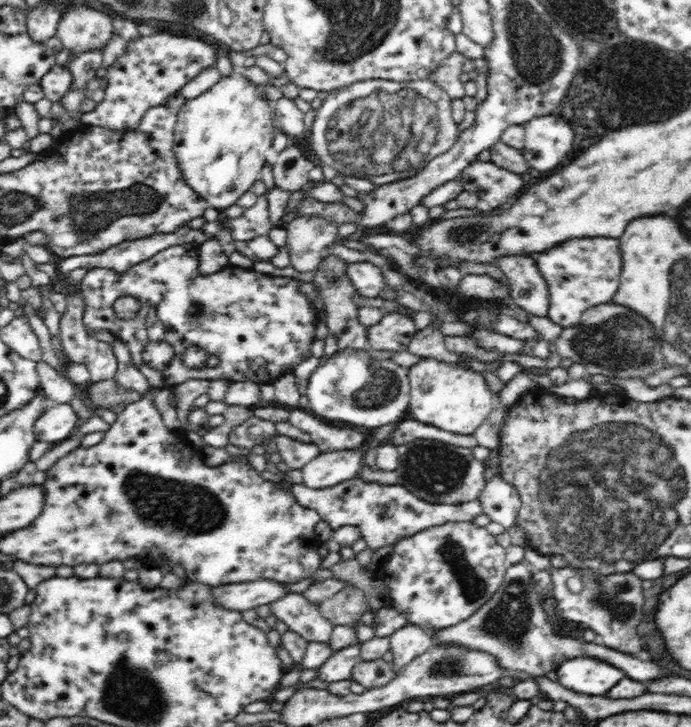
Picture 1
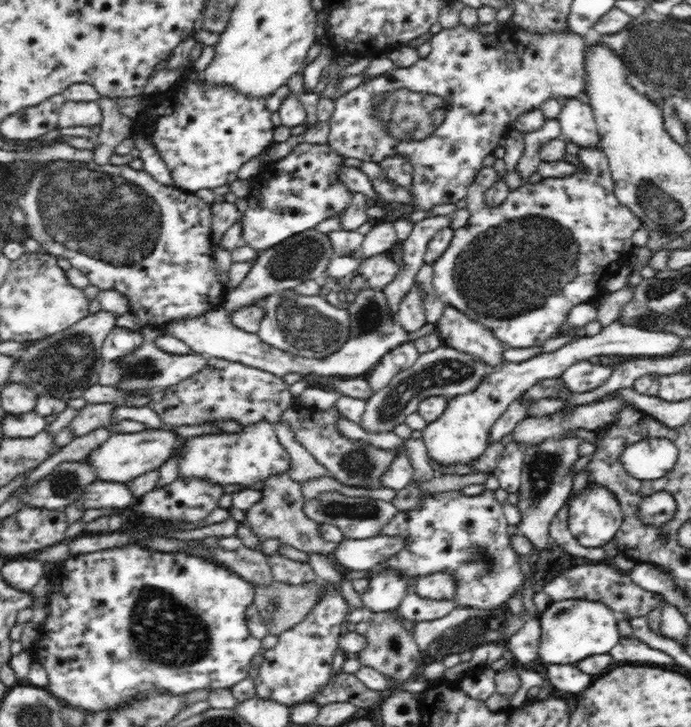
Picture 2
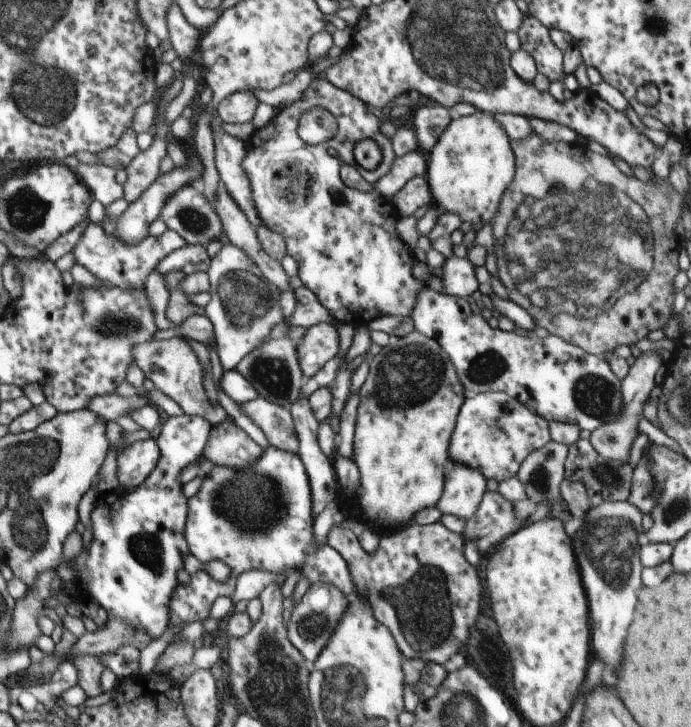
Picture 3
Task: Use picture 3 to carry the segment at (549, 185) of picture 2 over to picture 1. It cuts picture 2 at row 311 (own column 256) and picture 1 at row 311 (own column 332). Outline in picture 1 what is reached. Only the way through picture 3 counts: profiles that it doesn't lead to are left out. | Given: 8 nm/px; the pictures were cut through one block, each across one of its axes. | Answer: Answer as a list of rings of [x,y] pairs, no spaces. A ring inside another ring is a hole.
[[[572,238],[556,248],[538,253],[535,259],[540,275],[544,277],[548,286],[548,318],[562,327],[579,324],[588,308],[611,302],[618,291],[623,260],[620,243],[616,238]]]

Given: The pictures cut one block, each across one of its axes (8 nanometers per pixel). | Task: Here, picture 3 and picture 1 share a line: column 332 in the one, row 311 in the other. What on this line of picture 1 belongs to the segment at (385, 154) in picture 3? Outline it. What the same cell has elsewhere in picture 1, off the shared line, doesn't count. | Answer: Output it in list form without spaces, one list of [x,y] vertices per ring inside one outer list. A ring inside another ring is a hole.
[[[178,244],[178,246],[170,246],[170,248],[164,248],[164,250],[160,250],[160,252],[156,252],[156,254],[154,256],[151,256],[150,258],[148,258],[148,260],[144,260],[144,262],[138,262],[138,264],[134,264],[134,266],[130,266],[130,268],[128,268],[128,270],[125,270],[123,273],[119,273],[116,272],[115,270],[110,270],[109,268],[90,268],[90,270],[88,270],[88,272],[85,274],[85,277],[81,280],[80,284],[80,294],[82,296],[82,300],[84,301],[84,314],[83,314],[83,325],[85,326],[85,330],[87,330],[87,333],[92,335],[94,334],[94,332],[100,332],[100,330],[107,330],[108,332],[112,333],[113,336],[116,339],[121,340],[121,342],[124,342],[125,345],[129,348],[130,351],[130,356],[131,356],[131,361],[133,362],[133,365],[140,370],[140,372],[147,378],[147,381],[150,383],[150,386],[153,387],[154,389],[157,388],[162,388],[162,387],[167,387],[167,388],[172,388],[177,384],[182,384],[182,382],[186,382],[187,380],[196,380],[196,379],[200,379],[200,380],[216,380],[216,379],[228,379],[231,380],[231,382],[242,382],[242,380],[249,380],[250,382],[253,382],[254,384],[268,384],[271,382],[274,382],[276,380],[278,380],[278,378],[282,377],[286,372],[292,372],[292,370],[290,371],[286,371],[288,370],[288,368],[294,368],[294,365],[299,364],[300,362],[302,362],[302,360],[304,360],[305,358],[310,358],[310,356],[312,356],[312,352],[310,352],[310,344],[312,344],[312,342],[315,341],[314,338],[314,332],[316,332],[316,322],[317,320],[317,315],[318,312],[316,312],[316,309],[314,309],[314,307],[312,307],[312,303],[310,303],[310,299],[308,299],[308,297],[305,297],[305,295],[300,291],[300,286],[299,286],[299,282],[296,279],[293,279],[291,277],[275,277],[275,276],[270,276],[270,275],[266,275],[266,274],[262,274],[259,273],[257,271],[254,271],[252,268],[240,268],[240,267],[234,267],[231,264],[228,264],[226,267],[224,267],[222,270],[220,270],[220,272],[215,272],[209,275],[200,275],[200,273],[198,273],[198,266],[199,266],[199,245],[196,244]],[[122,297],[134,297],[140,305],[140,308],[138,309],[138,312],[136,313],[136,316],[133,319],[120,319],[120,317],[118,317],[118,315],[116,315],[116,311],[114,311],[114,302],[116,302],[116,300],[118,300],[118,298],[122,298]],[[150,308],[154,308],[154,310],[156,310],[156,321],[157,324],[159,325],[163,325],[165,327],[165,339],[166,341],[168,341],[168,343],[170,343],[170,345],[172,345],[172,349],[174,349],[174,358],[172,358],[172,362],[170,362],[170,364],[168,364],[168,366],[166,366],[166,368],[164,368],[164,370],[154,370],[153,368],[150,368],[149,366],[146,366],[144,364],[144,361],[142,360],[141,354],[142,351],[144,350],[144,347],[146,346],[146,344],[148,344],[148,342],[150,342],[150,338],[148,337],[148,333],[146,332],[146,318],[148,318],[148,312],[150,312]],[[188,346],[199,346],[202,350],[205,350],[207,352],[207,354],[214,354],[218,357],[219,360],[219,365],[214,368],[214,367],[204,367],[204,368],[190,368],[186,365],[184,365],[184,361],[182,361],[182,354],[184,354],[184,350],[186,350],[186,348],[188,348]]]

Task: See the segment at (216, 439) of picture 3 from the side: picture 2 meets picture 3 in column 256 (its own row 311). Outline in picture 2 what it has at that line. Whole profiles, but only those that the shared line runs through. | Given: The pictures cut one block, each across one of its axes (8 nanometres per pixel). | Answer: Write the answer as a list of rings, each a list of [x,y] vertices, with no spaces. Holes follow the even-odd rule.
[[[444,306],[440,320],[435,323],[435,330],[442,344],[450,346],[474,358],[485,362],[488,366],[501,367],[504,360],[504,344],[501,343],[490,329],[479,322],[470,320],[468,316],[453,306]]]

